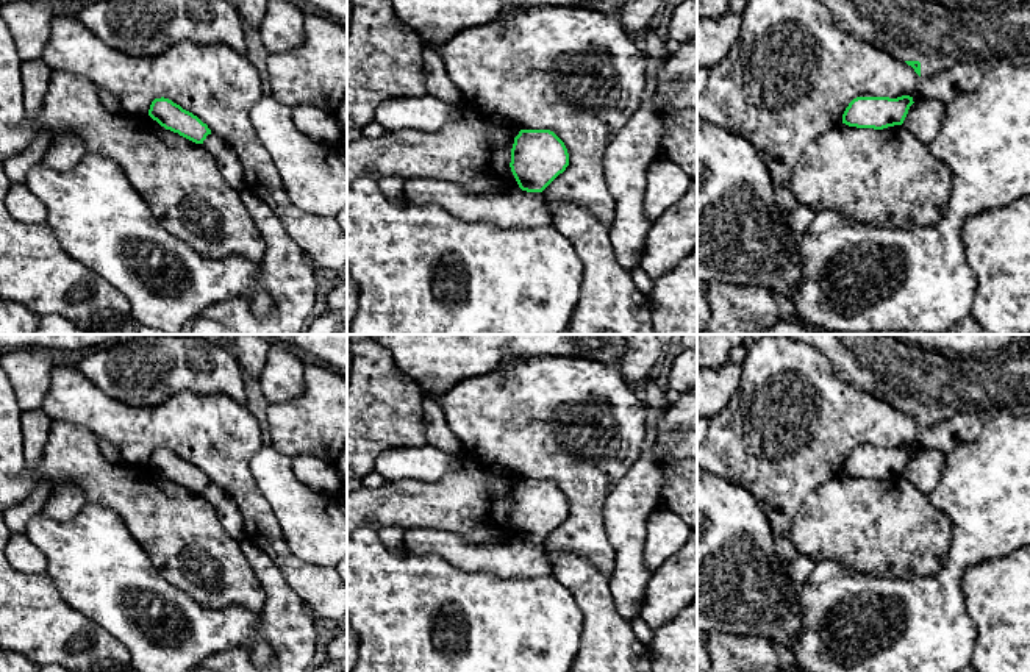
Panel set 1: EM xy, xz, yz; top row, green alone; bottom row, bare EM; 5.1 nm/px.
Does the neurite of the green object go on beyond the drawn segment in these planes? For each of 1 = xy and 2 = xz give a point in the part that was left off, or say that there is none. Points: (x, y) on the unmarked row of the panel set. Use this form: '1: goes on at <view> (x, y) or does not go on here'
1: does not go on here
2: does not go on here

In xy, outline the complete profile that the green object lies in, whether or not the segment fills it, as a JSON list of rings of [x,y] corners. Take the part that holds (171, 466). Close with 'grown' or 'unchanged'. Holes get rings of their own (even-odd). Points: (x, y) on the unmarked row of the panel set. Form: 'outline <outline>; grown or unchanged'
outline [[[164,447],[152,452],[148,466],[166,480],[178,483],[195,494],[203,494],[206,486],[211,484],[208,475],[197,466]]]; unchanged

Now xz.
outline [[[520,480],[511,499],[511,522],[522,541],[542,542],[569,516],[564,492],[550,480]]]; unchanged

